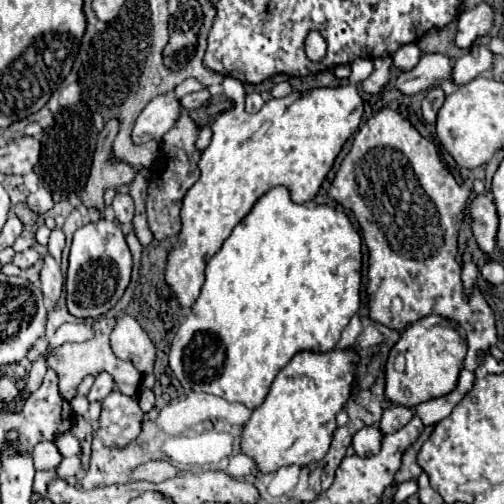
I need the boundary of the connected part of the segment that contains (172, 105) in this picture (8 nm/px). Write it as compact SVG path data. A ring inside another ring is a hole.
M164 95L152 99L136 119L136 125L132 129L132 141L136 145L146 143L150 139L160 141L164 133L168 133L174 127L176 119L180 117L180 111L182 107L178 99L166 101Z

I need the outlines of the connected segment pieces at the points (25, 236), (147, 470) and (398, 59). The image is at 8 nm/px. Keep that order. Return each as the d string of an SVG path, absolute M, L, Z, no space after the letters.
M24 229L24 231L18 235L18 239L14 241L12 249L14 249L14 251L26 251L26 249L30 249L34 243L36 243L34 233L32 233L32 231L28 231L28 229Z
M148 461L148 463L142 463L138 465L130 479L132 481L150 481L150 483L160 483L160 481L166 481L170 477L176 477L178 475L178 469L174 469L168 461Z
M416 43L404 45L404 47L400 47L400 49L394 53L394 65L396 65L400 71L410 71L418 64L422 55Z

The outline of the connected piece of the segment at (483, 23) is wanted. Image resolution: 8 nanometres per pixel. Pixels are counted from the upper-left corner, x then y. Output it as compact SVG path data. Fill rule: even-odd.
M480 3L474 9L468 9L458 19L458 33L456 33L456 45L460 49L470 47L476 37L488 35L492 29L494 11L488 3Z

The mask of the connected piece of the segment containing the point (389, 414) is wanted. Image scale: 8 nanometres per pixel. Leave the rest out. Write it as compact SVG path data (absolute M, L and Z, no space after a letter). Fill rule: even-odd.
M390 405L390 407L384 411L382 419L380 419L380 431L382 431L384 435L396 433L396 431L398 431L400 427L404 427L412 417L414 417L412 409L406 409L406 407L402 407L402 405Z

